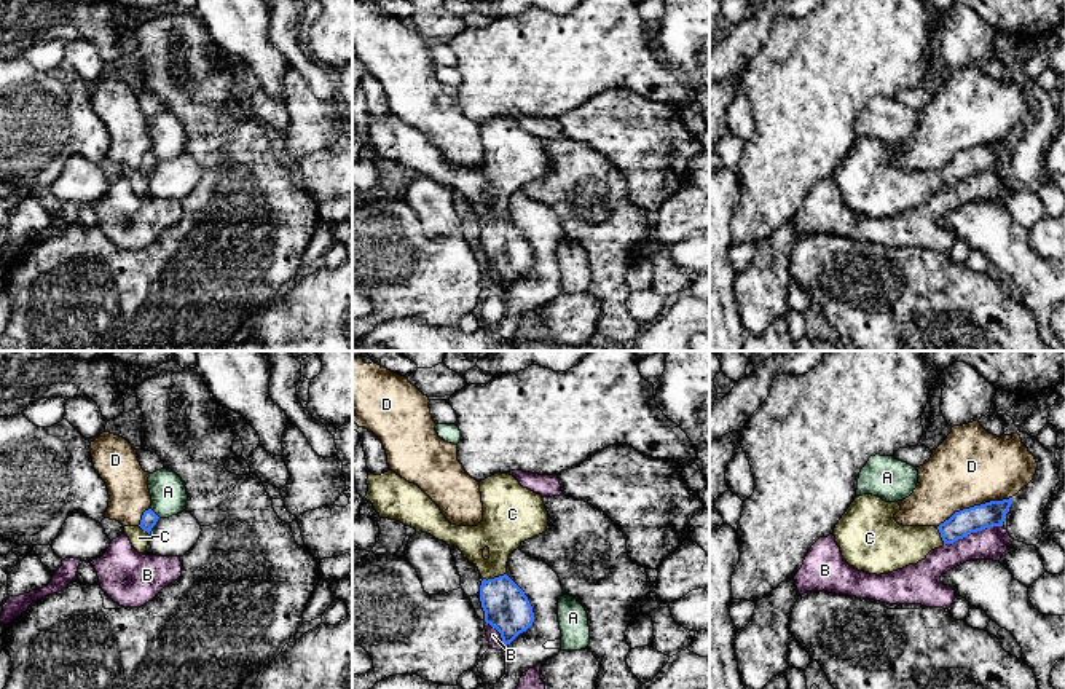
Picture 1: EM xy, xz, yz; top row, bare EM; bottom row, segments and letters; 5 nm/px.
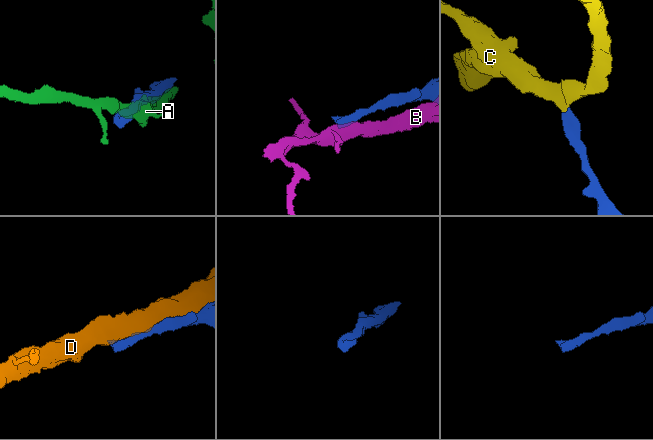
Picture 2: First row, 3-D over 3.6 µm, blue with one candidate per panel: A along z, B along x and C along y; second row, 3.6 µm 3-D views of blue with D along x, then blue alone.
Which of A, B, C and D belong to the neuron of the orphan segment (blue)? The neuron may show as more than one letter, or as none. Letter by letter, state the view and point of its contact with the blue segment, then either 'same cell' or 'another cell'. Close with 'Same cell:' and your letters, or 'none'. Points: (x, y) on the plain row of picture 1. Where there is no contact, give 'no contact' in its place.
A: xy (153, 155) | another cell
B: yz (973, 174) | another cell
C: xz (495, 220) | same cell
D: yz (974, 149) | another cell
Same cell: C

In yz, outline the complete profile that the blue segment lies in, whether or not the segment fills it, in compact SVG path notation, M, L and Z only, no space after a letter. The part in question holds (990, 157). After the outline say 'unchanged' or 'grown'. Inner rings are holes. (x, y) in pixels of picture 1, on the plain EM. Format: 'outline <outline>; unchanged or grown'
outline M856 139L834 171L843 203L858 214L888 217L917 207L926 198L985 171L1003 169L1012 140L955 155L936 169L902 169L893 159L899 145Z; grown

